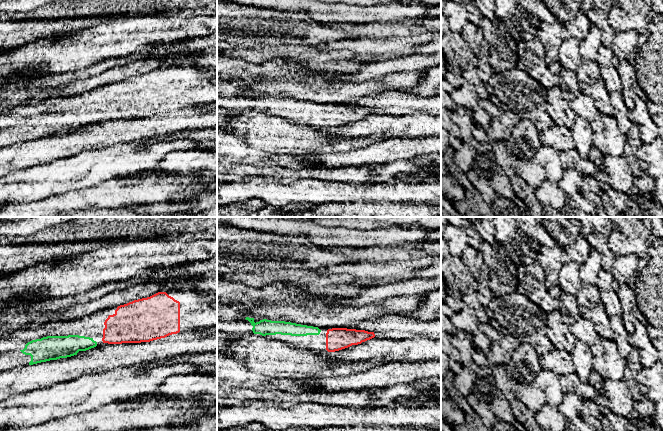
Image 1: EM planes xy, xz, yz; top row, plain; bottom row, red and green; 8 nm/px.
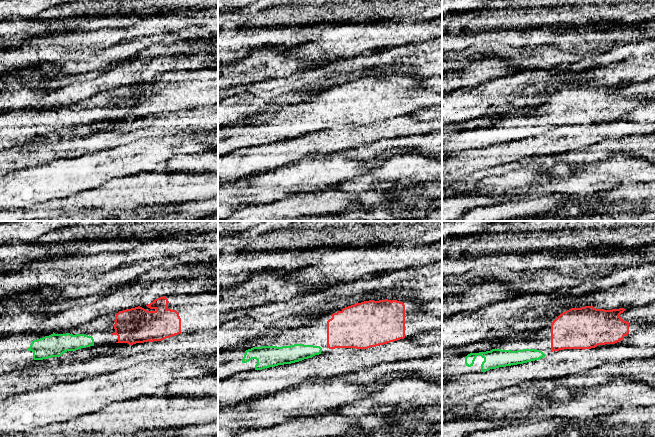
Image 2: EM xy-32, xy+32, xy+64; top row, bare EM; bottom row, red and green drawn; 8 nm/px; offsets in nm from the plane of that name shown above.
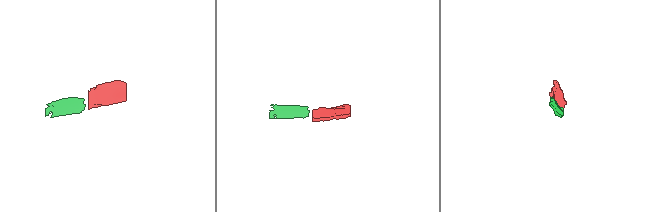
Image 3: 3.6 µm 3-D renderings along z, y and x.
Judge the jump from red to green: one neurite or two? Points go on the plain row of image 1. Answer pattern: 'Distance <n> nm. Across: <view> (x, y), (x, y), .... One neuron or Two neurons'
Distance 50 nm. Across: xy (102, 116), (96, 118). One neuron

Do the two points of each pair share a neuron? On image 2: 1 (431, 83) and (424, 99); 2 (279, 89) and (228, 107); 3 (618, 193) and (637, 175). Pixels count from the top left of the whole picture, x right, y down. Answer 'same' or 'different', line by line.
1: different
2: same
3: different

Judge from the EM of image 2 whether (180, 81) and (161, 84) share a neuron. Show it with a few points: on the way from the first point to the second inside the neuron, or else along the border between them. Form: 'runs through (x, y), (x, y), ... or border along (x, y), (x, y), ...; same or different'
runs through (175, 84), (166, 84); same

